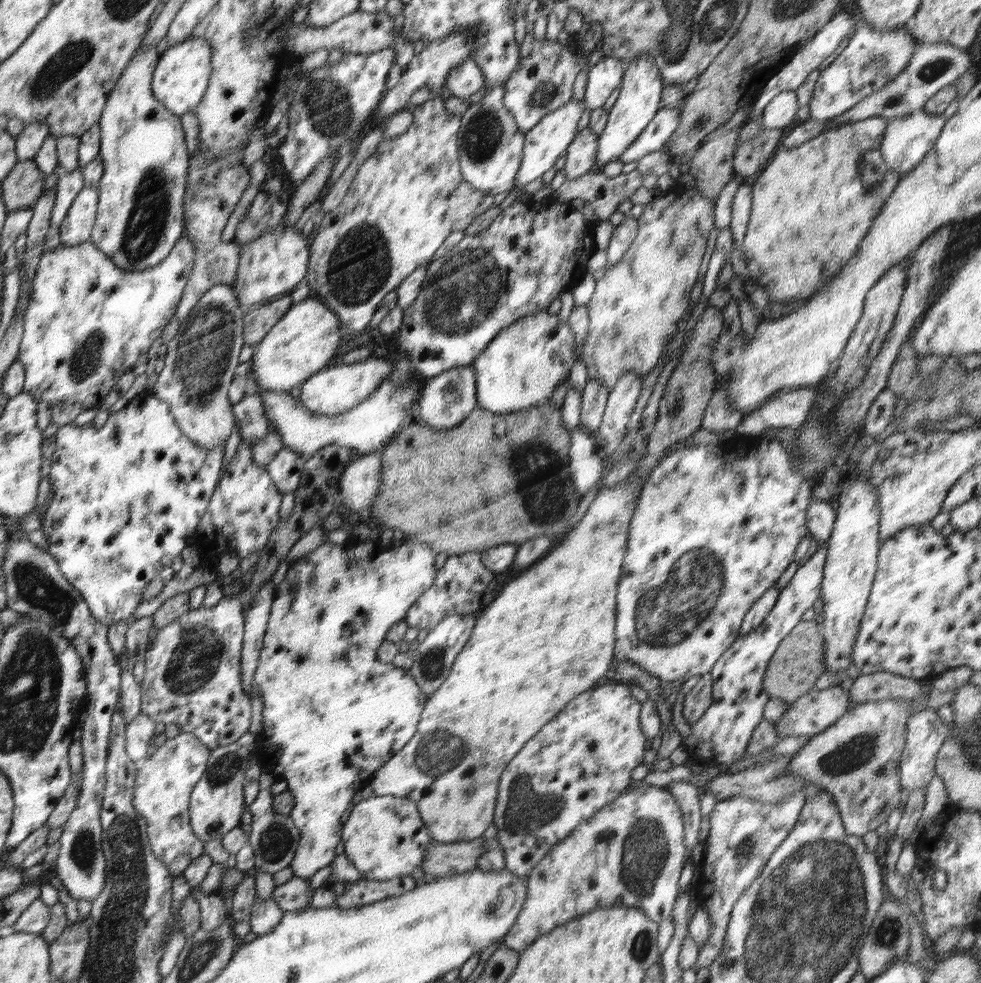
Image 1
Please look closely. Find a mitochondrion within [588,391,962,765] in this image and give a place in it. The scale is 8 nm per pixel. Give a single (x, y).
(678, 604)

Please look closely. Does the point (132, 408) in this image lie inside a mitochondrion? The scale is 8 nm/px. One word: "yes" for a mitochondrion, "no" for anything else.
no

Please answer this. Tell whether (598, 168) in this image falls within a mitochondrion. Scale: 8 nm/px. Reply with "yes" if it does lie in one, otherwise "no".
no

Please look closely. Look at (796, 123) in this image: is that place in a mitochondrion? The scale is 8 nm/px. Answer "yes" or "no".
no

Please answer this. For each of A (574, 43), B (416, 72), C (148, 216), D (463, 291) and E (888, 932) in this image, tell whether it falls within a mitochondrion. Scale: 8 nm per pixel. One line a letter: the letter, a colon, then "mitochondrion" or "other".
A: other
B: other
C: mitochondrion
D: mitochondrion
E: mitochondrion

